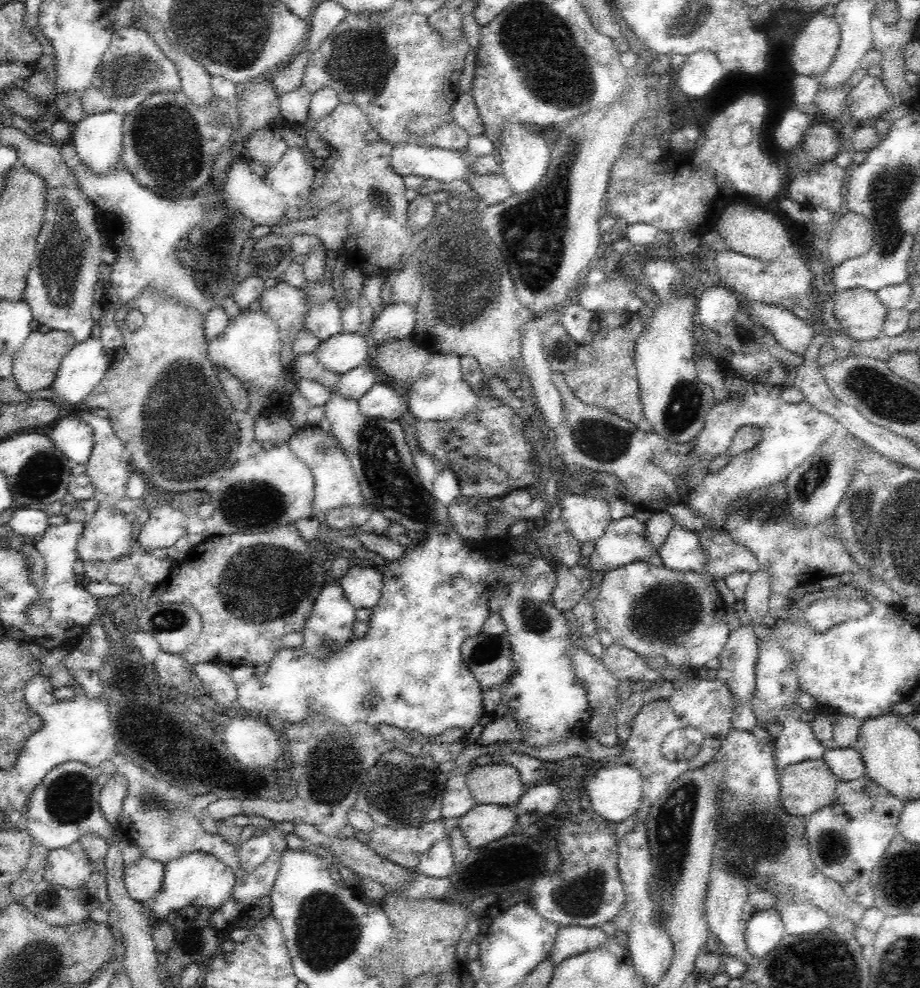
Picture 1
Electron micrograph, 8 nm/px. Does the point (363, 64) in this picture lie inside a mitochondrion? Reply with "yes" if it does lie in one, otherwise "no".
yes

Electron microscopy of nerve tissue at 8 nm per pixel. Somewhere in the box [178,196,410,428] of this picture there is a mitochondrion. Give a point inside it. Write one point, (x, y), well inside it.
(267, 261)

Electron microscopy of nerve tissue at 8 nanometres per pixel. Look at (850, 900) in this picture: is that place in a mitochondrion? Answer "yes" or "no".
no

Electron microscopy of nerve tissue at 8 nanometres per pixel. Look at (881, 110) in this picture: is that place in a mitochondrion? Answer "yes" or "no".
no

